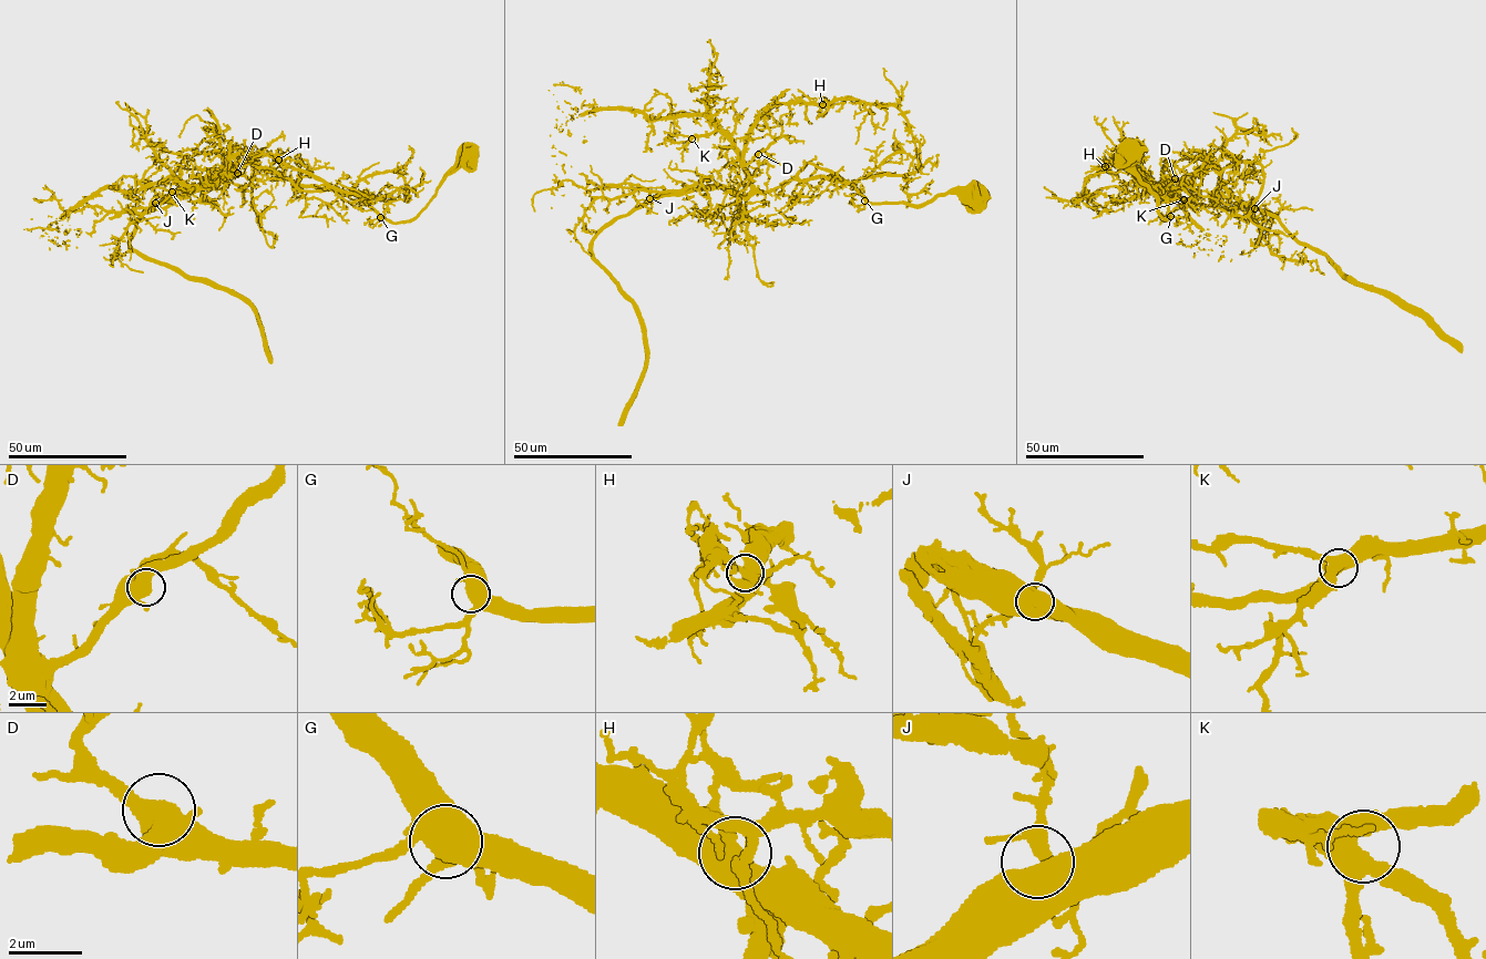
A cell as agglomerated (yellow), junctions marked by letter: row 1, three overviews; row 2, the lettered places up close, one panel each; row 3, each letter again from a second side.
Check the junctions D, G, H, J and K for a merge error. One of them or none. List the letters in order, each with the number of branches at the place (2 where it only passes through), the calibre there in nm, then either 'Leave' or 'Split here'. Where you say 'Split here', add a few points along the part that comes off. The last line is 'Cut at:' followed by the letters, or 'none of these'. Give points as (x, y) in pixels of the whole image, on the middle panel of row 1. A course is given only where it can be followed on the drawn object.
D: Branches: 4. Thickness 480 nm. Leave
G: Branches: 4. Thickness 480 nm. Leave
H: Branches: 4. Thickness 500 nm. Split here. Course of the part to remove: (822, 104), (823, 101), (833, 104), (844, 103), (848, 95)
J: Branches: 4. Thickness 480 nm. Leave
K: Branches: 4. Thickness 500 nm. Leave
Cut at: H

